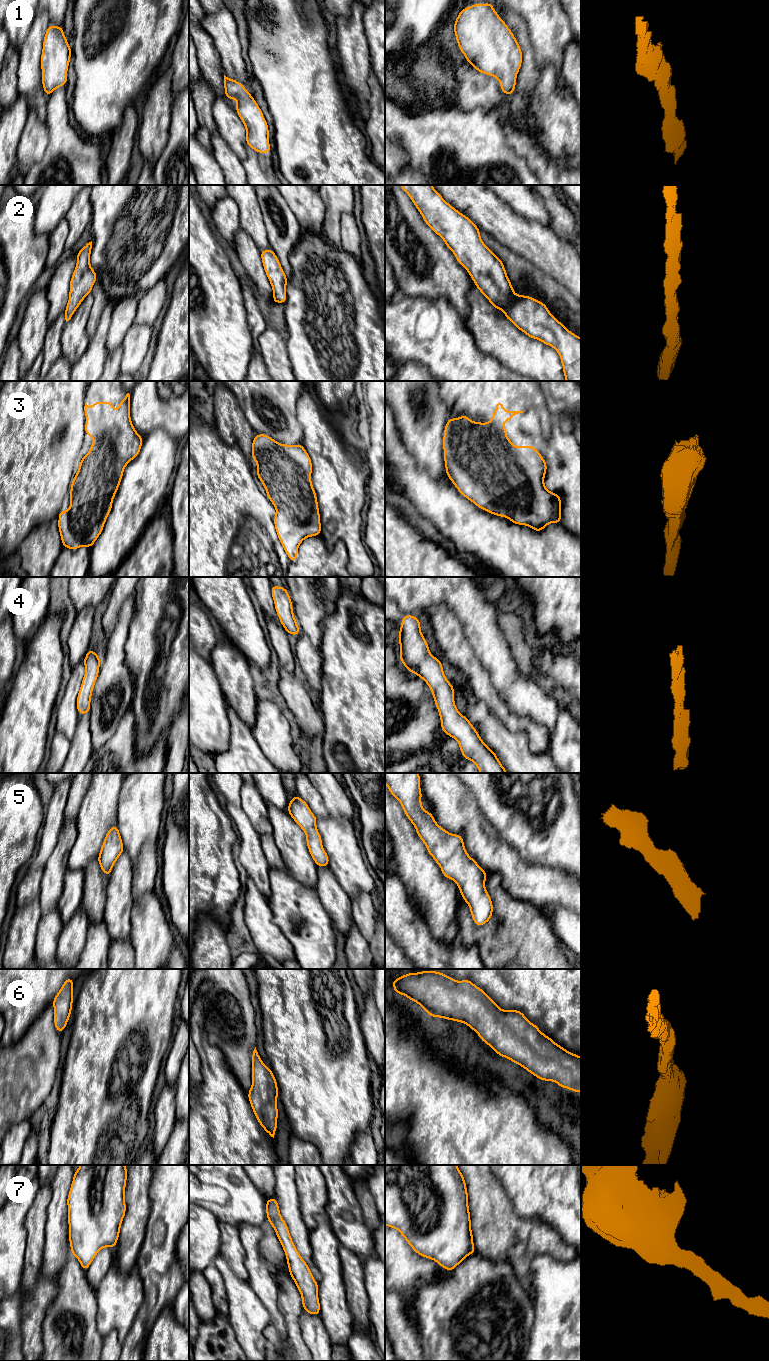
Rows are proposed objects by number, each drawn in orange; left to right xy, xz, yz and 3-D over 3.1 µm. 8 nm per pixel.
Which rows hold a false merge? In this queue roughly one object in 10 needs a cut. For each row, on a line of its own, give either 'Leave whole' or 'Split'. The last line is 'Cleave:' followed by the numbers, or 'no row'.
1: Leave whole
2: Leave whole
3: Leave whole
4: Leave whole
5: Leave whole
6: Leave whole
7: Leave whole
Cleave: no row

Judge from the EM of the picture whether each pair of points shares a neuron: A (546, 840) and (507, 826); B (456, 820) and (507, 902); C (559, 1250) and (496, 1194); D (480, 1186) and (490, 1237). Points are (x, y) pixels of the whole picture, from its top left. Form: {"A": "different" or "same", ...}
{"A": "same", "B": "different", "C": "same", "D": "same"}

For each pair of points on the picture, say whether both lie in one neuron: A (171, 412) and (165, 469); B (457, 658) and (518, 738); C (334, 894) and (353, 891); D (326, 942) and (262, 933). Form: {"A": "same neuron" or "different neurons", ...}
{"A": "different neurons", "B": "different neurons", "C": "different neurons", "D": "different neurons"}

